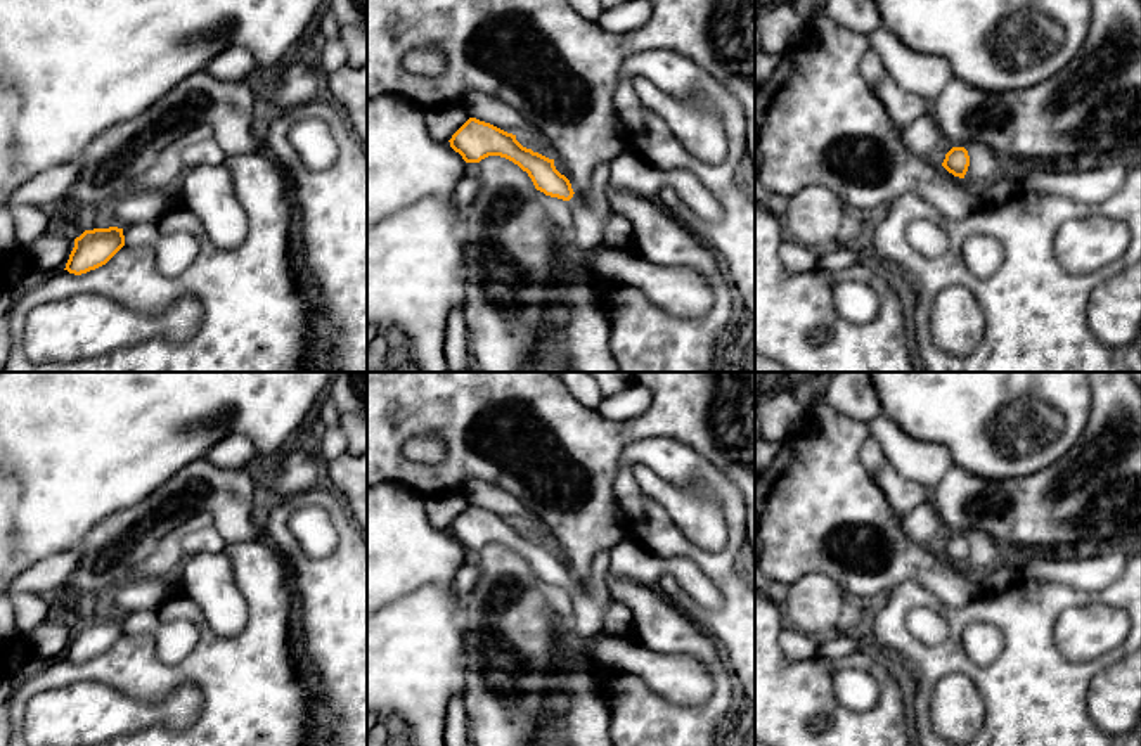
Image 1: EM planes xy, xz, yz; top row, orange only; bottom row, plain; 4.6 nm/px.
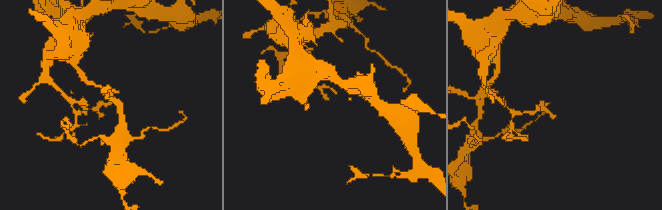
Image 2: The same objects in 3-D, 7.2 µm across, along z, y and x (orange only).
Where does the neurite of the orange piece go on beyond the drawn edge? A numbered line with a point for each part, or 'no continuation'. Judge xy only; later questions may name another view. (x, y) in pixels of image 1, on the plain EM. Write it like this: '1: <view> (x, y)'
no continuation

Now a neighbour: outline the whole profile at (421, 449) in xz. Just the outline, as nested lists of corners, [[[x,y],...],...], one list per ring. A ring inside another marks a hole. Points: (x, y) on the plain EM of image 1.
[[[426,434],[409,440],[403,453],[414,462],[442,462],[447,459],[448,448],[443,440]]]

